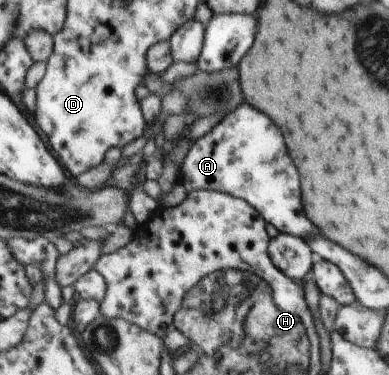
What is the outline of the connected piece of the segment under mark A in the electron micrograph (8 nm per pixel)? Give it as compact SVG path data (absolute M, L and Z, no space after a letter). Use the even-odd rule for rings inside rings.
M247 104L237 106L211 132L192 143L178 174L178 182L187 193L201 189L220 191L245 200L279 233L303 239L319 236L317 226L303 214L299 174L287 152L283 134L265 114Z

